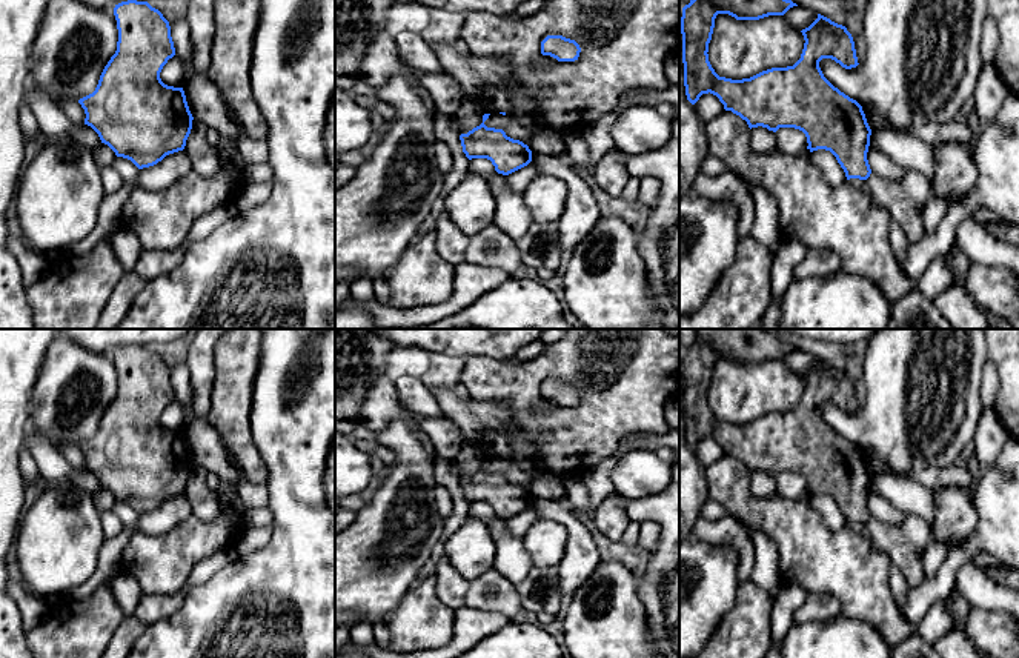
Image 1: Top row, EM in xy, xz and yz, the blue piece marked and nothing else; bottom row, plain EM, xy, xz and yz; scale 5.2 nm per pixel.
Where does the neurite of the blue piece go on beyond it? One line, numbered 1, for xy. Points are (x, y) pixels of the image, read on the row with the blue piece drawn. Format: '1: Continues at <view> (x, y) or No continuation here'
1: No continuation here

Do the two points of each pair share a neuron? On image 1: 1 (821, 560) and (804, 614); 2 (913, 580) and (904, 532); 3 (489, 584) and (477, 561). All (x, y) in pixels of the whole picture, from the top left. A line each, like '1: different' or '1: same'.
1: different
2: same
3: different

